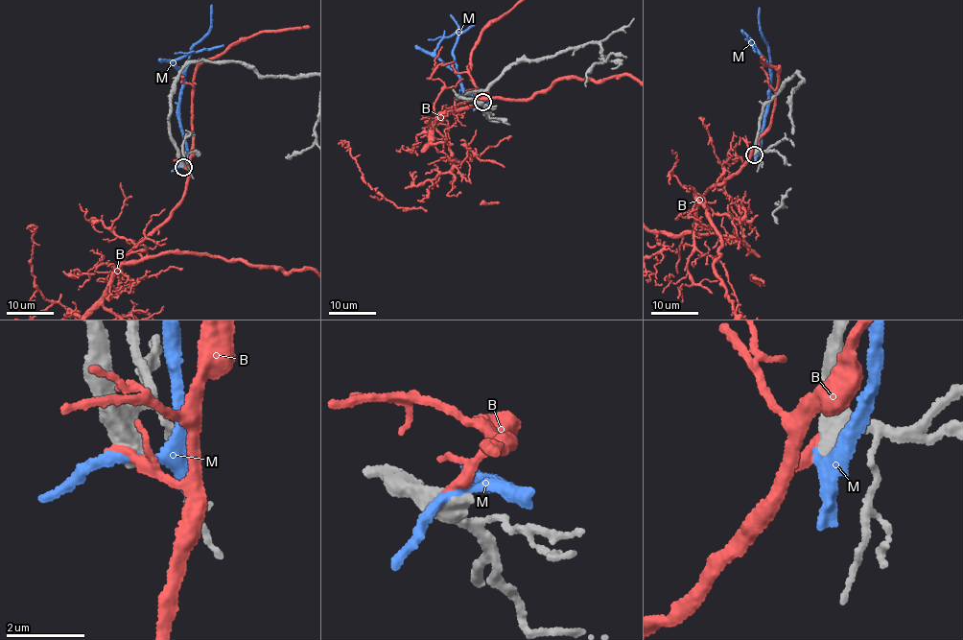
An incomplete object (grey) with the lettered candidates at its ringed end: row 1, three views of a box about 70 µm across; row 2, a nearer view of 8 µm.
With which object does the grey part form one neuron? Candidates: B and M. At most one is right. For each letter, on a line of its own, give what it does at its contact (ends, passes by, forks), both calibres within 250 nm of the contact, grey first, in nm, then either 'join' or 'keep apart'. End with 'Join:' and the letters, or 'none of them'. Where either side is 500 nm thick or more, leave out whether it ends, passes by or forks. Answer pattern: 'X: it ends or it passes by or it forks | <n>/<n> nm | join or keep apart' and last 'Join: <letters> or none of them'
B: 500/280 nm | keep apart
M: 650/240 nm | keep apart
Join: none of them

